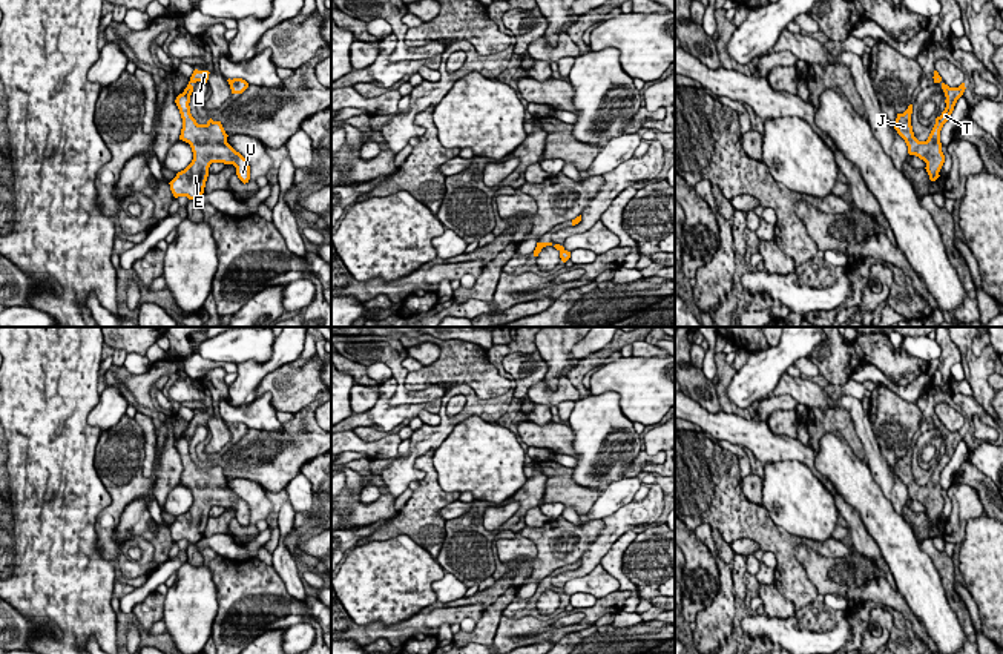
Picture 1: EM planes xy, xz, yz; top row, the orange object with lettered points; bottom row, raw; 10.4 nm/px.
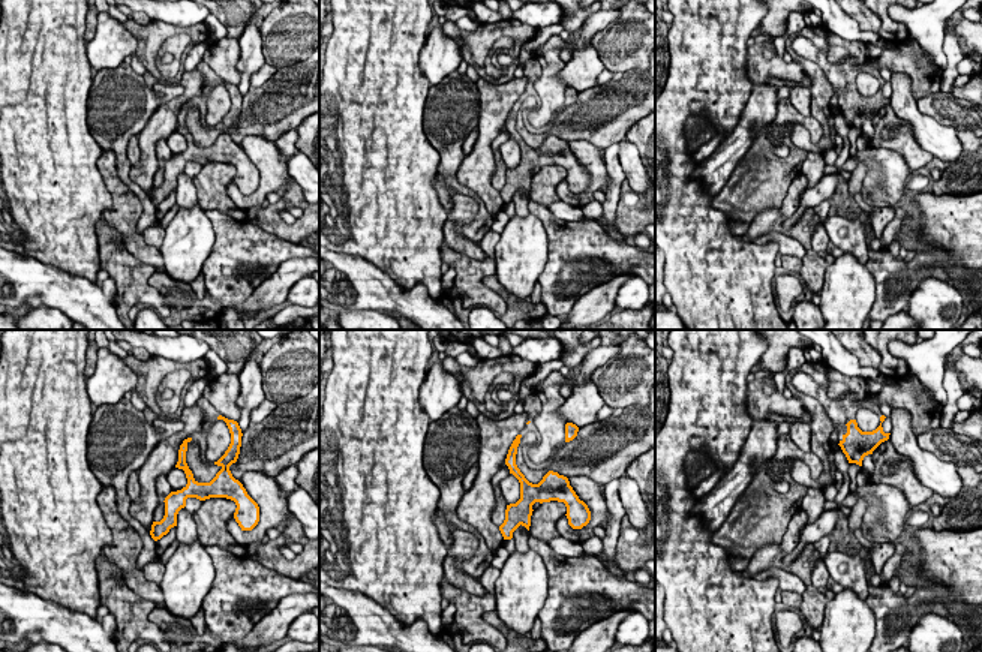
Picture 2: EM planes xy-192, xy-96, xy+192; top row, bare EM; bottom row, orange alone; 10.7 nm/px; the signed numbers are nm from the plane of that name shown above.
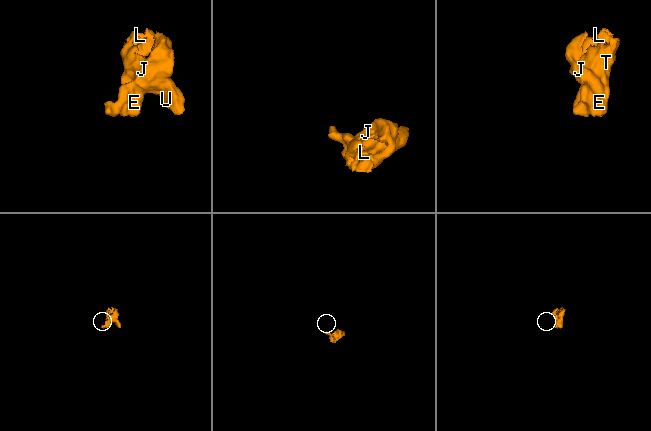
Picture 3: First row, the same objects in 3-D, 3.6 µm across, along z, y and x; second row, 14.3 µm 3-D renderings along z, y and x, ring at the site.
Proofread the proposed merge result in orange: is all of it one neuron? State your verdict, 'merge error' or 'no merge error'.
no merge error

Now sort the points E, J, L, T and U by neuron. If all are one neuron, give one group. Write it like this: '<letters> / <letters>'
E J L T U

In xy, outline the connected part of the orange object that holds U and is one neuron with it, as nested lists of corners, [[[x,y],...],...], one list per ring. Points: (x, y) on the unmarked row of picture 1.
[[[195,413],[187,431],[175,444],[181,462],[183,473],[179,484],[190,488],[193,496],[192,507],[169,527],[175,542],[187,540],[196,543],[204,537],[209,511],[212,507],[233,508],[238,522],[245,528],[250,524],[248,505],[227,487],[227,477],[221,465],[212,462],[206,468],[198,468],[190,457],[190,439],[193,427],[209,424],[209,415]]]

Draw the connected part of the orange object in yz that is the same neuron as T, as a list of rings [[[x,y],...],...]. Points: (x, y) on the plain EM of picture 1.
[[[934,415],[934,427],[940,427],[942,433],[945,436],[945,447],[946,451],[942,456],[940,461],[936,462],[936,468],[928,481],[926,485],[919,485],[914,481],[913,470],[911,470],[911,457],[913,457],[913,448],[908,450],[908,453],[903,457],[897,457],[894,473],[897,477],[905,484],[908,490],[908,497],[916,499],[920,504],[926,507],[926,516],[929,519],[931,525],[936,525],[940,519],[940,513],[945,507],[945,499],[942,496],[942,487],[940,487],[940,474],[943,468],[948,465],[951,461],[954,450],[957,444],[963,439],[965,436],[965,427],[962,427],[959,431],[949,431],[942,425],[942,421],[939,419],[937,415]]]

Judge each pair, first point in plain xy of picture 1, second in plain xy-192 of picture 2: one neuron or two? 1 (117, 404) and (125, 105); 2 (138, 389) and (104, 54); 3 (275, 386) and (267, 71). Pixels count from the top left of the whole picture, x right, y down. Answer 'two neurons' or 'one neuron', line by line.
1: two neurons
2: two neurons
3: two neurons

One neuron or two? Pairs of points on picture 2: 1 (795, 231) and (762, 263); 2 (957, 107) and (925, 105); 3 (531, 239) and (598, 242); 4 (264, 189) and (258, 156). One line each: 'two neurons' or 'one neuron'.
1: two neurons
2: one neuron
3: two neurons
4: one neuron

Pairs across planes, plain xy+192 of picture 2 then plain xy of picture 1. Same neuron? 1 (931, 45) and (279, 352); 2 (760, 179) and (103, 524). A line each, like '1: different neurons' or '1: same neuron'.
1: different neurons
2: same neuron

